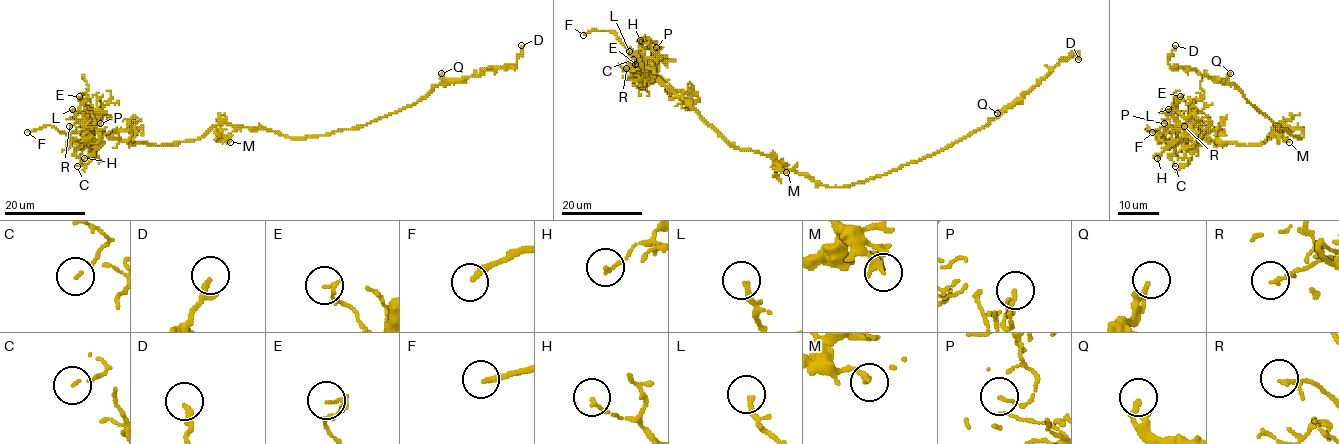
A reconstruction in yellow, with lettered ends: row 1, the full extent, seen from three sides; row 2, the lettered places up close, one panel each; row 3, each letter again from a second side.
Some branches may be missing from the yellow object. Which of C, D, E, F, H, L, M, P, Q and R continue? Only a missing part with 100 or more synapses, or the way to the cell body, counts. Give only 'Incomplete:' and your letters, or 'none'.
Incomplete: F

